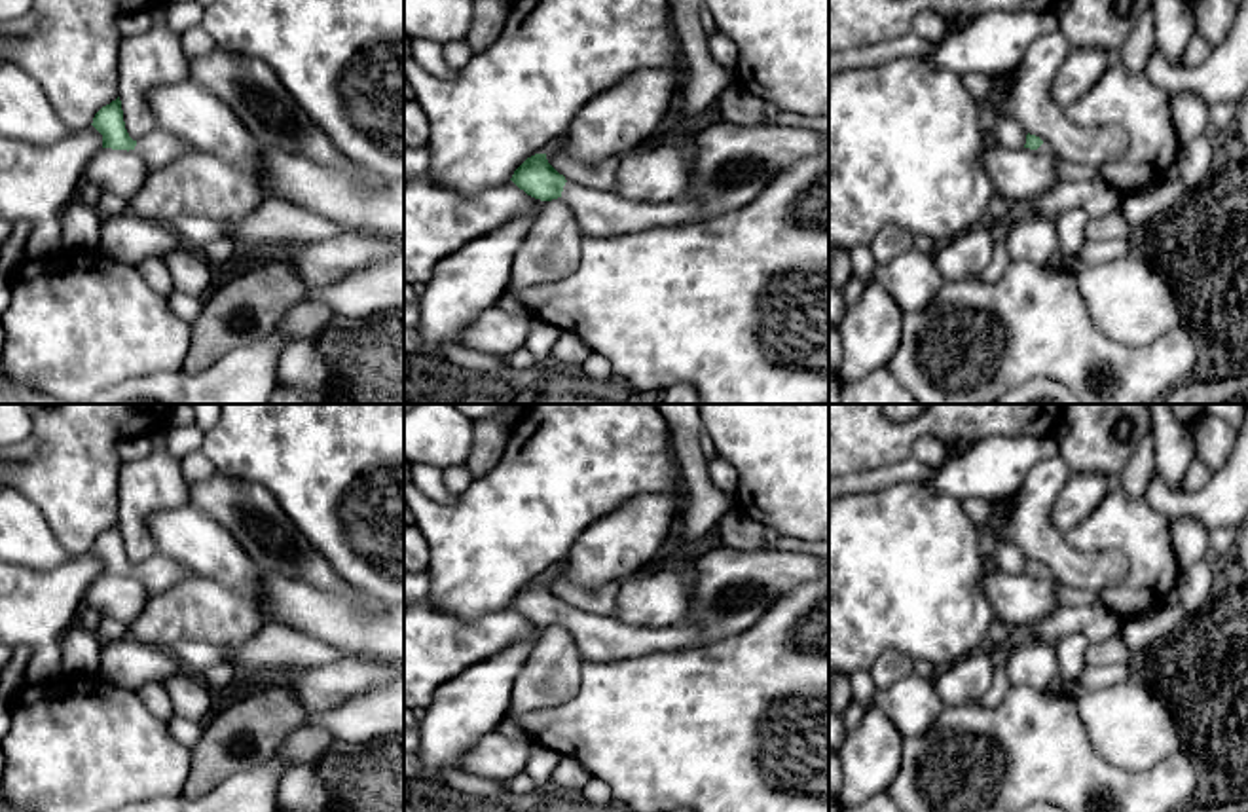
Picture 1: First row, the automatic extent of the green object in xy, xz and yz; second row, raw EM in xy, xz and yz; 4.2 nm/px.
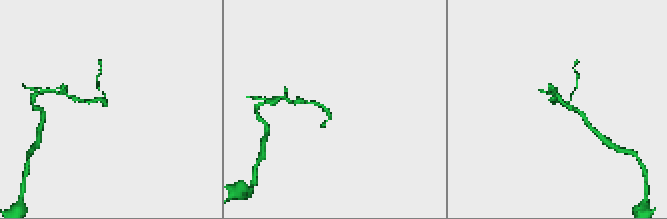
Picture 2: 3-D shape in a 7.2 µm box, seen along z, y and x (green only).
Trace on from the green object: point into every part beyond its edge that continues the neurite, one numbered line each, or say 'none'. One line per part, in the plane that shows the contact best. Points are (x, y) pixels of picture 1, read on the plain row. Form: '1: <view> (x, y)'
1: xz (598, 638)

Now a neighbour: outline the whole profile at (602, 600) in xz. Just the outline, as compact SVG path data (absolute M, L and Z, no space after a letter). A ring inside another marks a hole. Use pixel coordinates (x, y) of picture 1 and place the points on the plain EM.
M552 571L546 575L546 584L560 600L565 601L567 607L582 607L599 617L615 617L616 613L616 598L620 590L618 581L586 590L563 581Z

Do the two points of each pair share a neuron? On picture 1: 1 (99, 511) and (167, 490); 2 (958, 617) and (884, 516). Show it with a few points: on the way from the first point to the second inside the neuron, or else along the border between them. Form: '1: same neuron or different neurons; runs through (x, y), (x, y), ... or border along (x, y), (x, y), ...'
1: different neurons; border along (122, 463), (118, 520)
2: same neuron; runs through (934, 592), (884, 541)

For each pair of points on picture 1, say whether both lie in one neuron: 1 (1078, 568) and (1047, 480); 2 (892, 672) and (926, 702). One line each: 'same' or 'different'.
1: same
2: different

